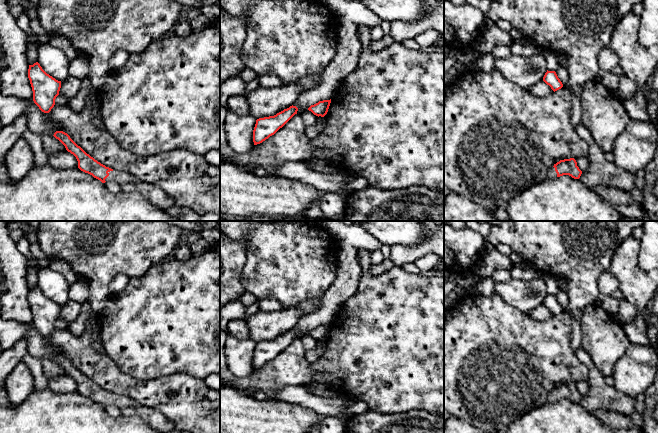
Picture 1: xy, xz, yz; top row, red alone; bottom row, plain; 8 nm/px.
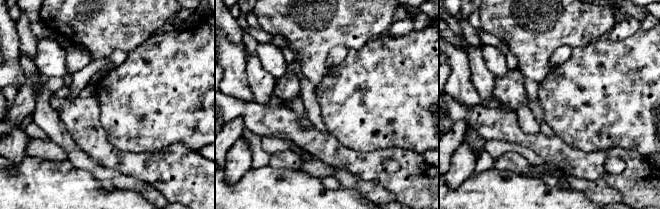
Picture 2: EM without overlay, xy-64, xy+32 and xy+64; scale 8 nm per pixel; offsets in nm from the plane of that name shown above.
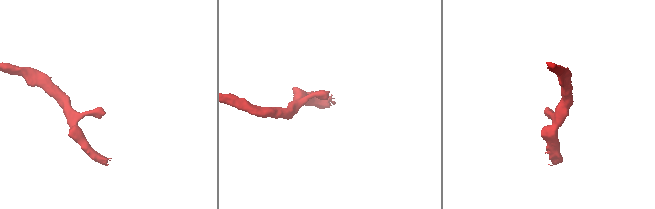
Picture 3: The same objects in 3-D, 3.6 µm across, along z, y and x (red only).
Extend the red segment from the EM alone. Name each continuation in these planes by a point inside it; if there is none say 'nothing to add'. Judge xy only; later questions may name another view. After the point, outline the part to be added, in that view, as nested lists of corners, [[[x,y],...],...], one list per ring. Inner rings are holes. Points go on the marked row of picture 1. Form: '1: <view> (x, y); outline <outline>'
1: xy (156, 196); outline [[[113,170],[108,173],[109,176],[105,179],[105,181],[115,181],[124,192],[140,193],[148,202],[159,209],[167,211],[175,204],[173,198],[152,183],[140,181],[126,172],[118,172]]]

